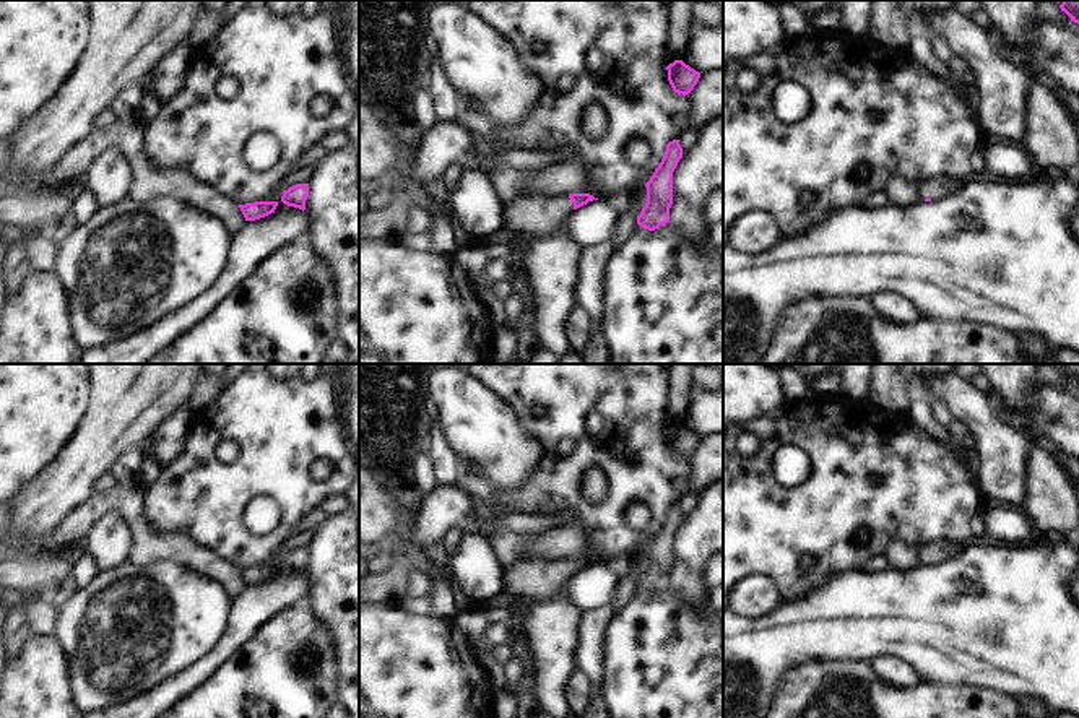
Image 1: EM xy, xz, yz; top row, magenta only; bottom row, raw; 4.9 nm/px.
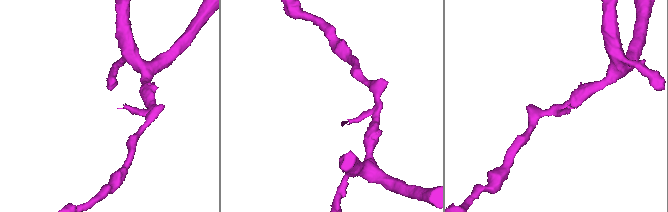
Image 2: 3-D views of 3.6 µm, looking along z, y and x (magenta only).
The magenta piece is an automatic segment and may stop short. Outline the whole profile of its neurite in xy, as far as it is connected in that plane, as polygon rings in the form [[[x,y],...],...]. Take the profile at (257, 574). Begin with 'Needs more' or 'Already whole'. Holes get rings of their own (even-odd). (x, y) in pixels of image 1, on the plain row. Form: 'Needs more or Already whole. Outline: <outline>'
Already whole. Outline: [[[255,565],[255,567],[239,569],[245,585],[255,585],[265,582],[275,577],[276,570],[278,565]]]

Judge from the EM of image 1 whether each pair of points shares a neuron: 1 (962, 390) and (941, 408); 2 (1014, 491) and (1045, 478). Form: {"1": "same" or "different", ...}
{"1": "different", "2": "different"}

